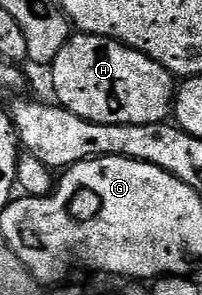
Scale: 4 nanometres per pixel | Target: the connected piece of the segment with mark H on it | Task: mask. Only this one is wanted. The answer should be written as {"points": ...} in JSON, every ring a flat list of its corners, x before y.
{"points":[[71,33,49,67,57,105,96,124,156,124,171,117,176,78,156,60,115,38]]}

